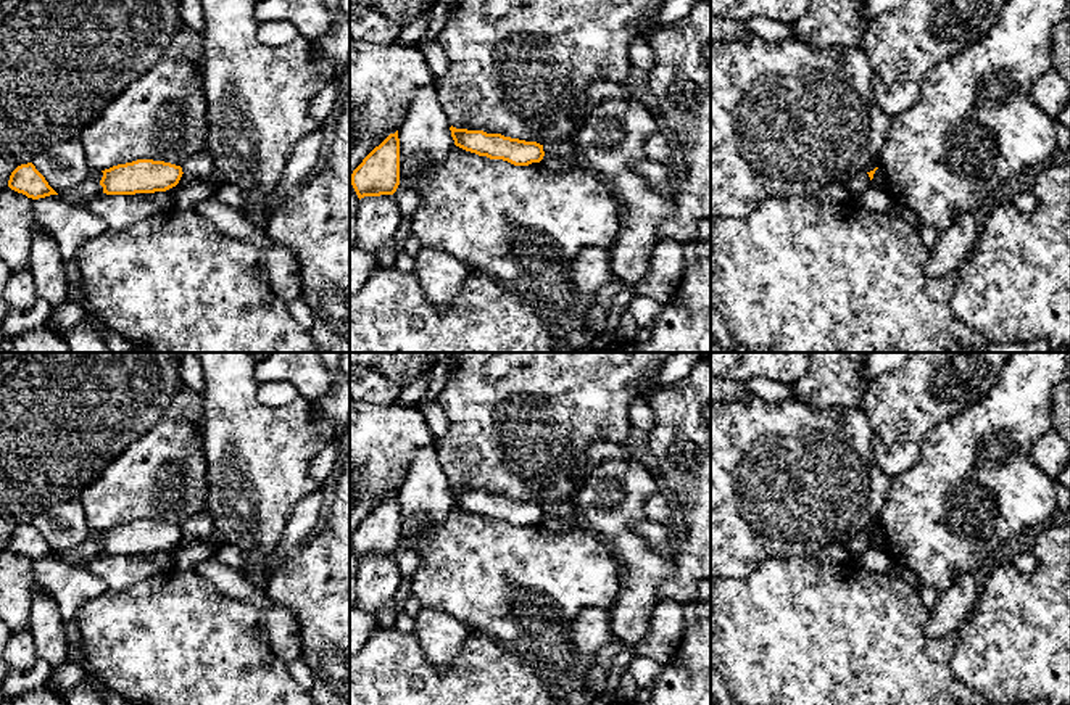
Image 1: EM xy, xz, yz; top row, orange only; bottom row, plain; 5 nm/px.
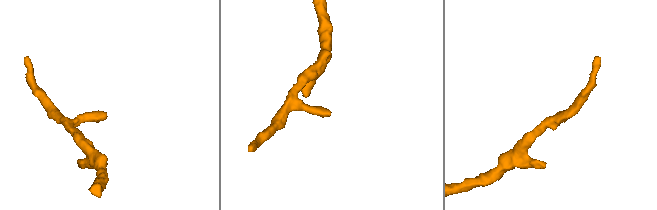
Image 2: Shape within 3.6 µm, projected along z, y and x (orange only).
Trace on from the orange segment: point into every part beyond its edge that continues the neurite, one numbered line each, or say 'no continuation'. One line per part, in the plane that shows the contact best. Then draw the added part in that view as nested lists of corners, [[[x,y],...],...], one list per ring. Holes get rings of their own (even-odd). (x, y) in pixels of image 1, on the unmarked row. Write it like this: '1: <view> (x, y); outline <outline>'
no continuation

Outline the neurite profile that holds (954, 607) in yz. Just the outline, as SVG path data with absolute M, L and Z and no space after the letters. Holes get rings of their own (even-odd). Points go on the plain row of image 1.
M965 573L939 594L925 626L928 637L946 637L962 629L975 612L983 576L980 573Z

